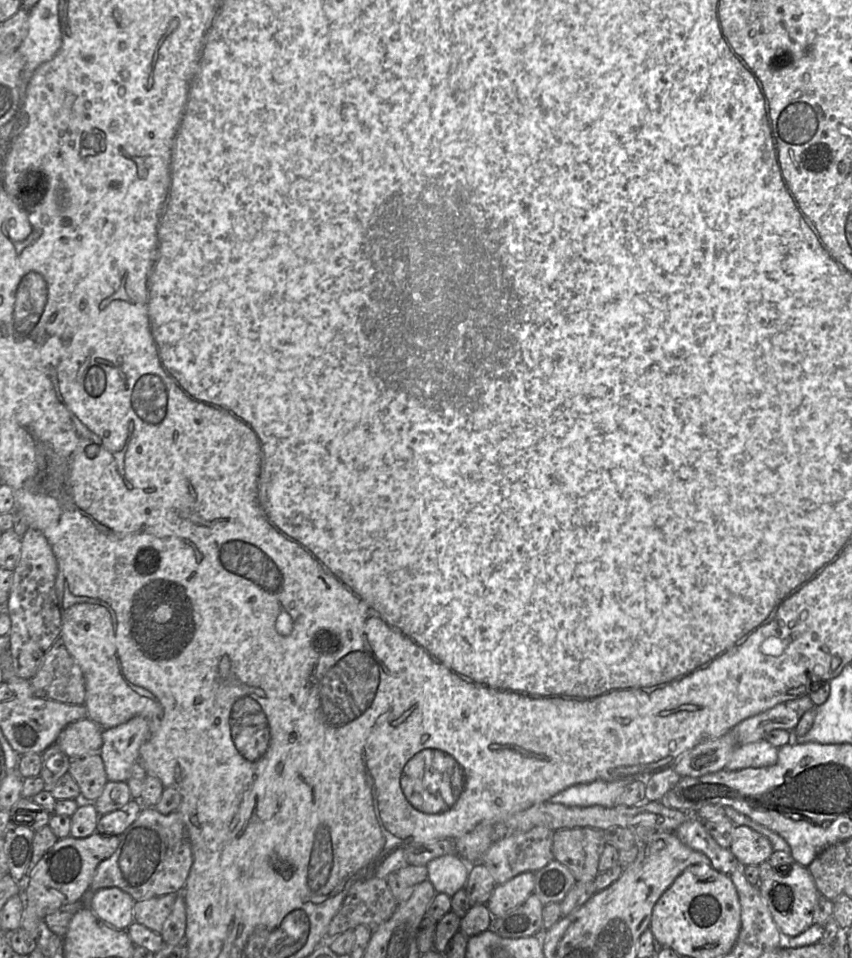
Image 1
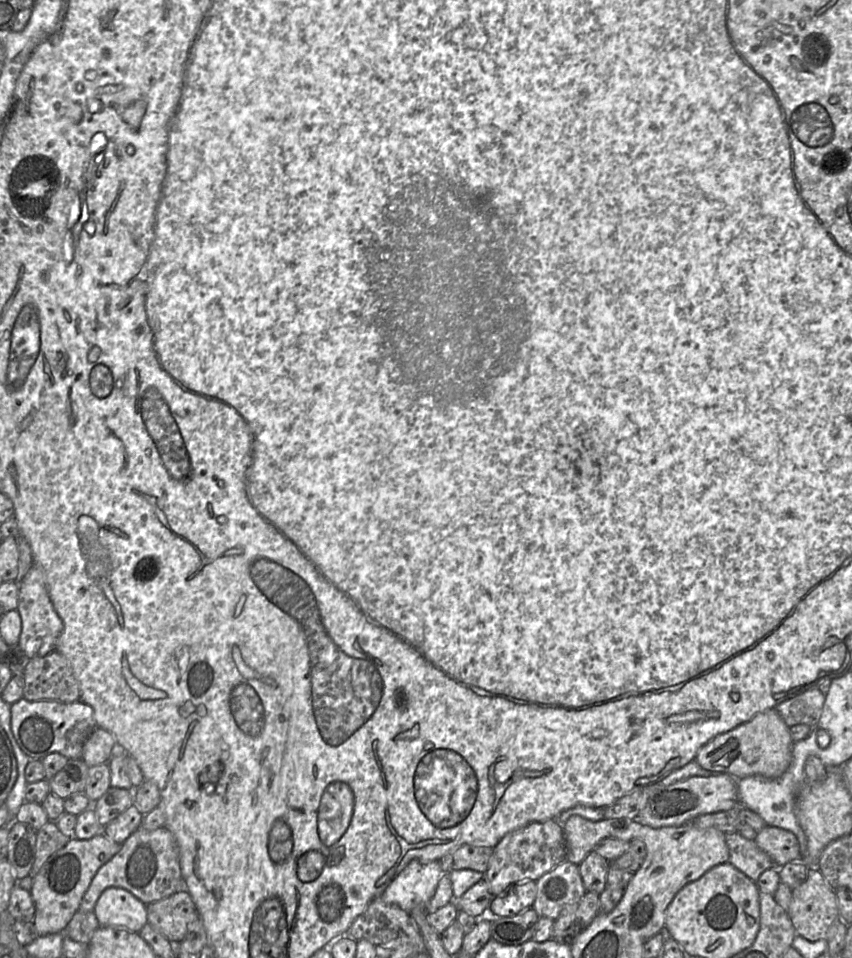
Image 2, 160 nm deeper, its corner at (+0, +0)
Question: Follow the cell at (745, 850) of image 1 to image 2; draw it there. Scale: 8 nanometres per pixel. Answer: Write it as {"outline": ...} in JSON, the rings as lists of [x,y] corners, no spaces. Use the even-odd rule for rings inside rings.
{"outline":[[[767,825],[754,840],[771,857],[777,870],[788,862],[802,860],[798,839],[788,830]]]}

